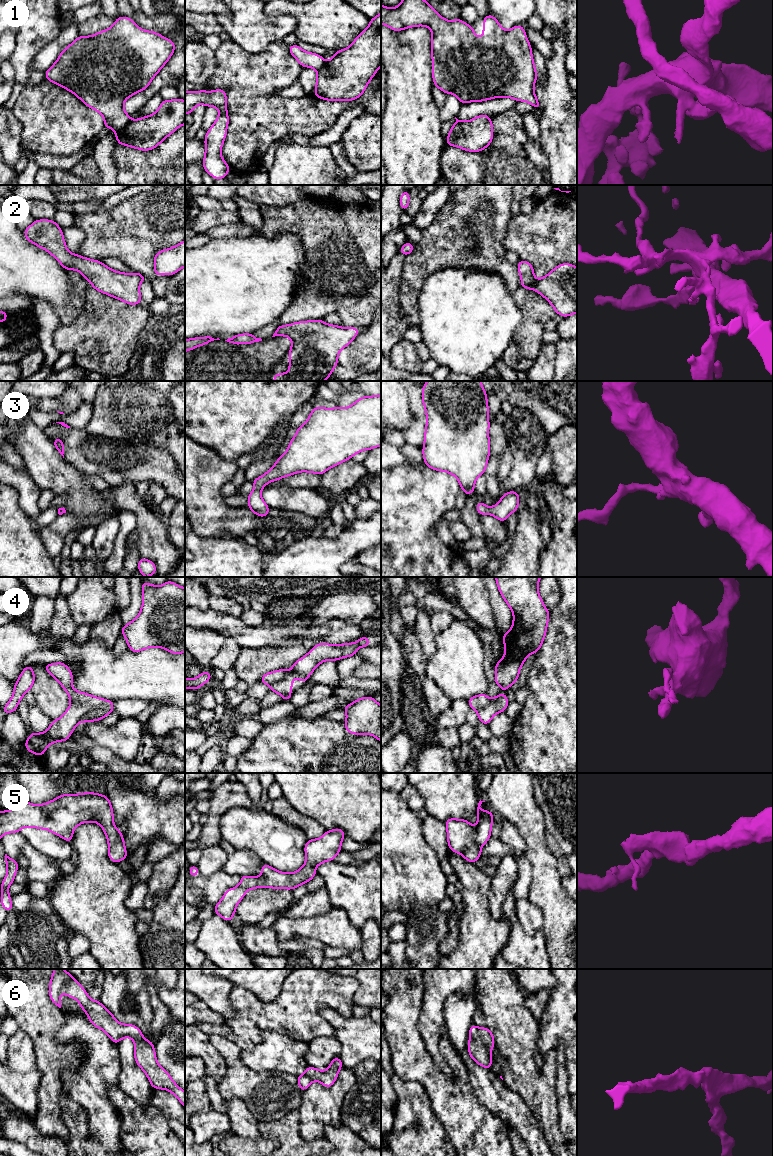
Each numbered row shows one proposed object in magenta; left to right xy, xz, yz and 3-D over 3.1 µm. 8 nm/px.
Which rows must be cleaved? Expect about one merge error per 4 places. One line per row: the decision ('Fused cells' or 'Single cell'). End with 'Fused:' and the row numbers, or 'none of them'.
1: Fused cells
2: Single cell
3: Single cell
4: Fused cells
5: Single cell
6: Single cell
Fused: 1, 4

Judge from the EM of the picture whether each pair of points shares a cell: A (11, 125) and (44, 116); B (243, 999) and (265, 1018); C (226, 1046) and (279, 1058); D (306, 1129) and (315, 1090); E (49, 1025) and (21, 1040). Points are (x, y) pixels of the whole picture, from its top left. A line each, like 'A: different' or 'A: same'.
A: different
B: different
C: different
D: same
E: different

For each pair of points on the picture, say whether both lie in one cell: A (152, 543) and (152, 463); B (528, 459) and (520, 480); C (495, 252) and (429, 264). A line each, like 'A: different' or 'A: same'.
A: different
B: same
C: same

